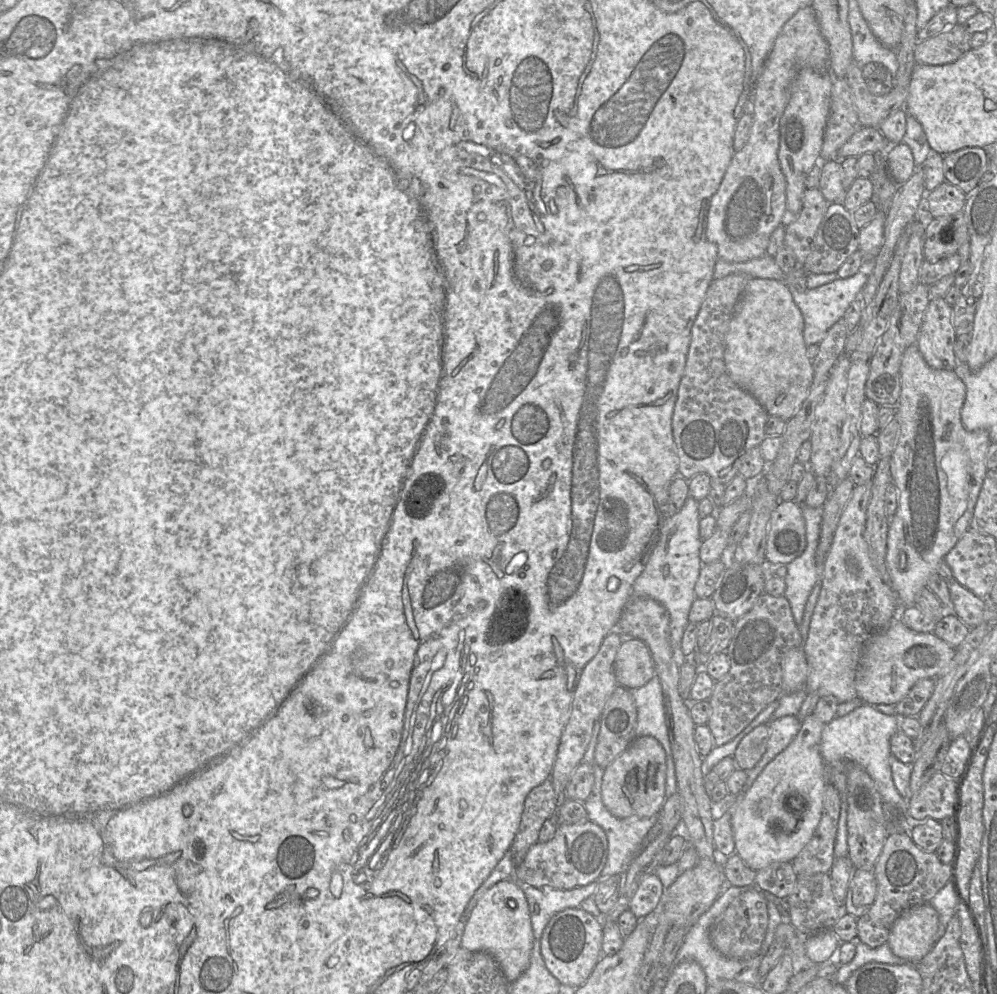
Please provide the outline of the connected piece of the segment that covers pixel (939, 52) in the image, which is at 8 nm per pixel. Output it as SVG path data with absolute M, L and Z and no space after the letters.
M956 24L926 40L918 41L914 60L920 65L944 65L955 62L970 49L971 35L963 24Z

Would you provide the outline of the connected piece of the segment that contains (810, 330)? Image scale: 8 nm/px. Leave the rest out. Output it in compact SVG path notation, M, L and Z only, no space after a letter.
M865 258L857 273L851 277L837 278L817 288L808 289L804 293L797 292L794 287L788 287L804 319L803 338L806 346L818 345L826 337L828 330L844 317L850 304L859 298L874 267L875 258Z

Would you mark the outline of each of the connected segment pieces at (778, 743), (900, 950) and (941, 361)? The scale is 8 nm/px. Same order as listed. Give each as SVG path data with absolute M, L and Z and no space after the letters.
M794 715L771 719L768 722L769 739L766 751L752 769L744 770L749 775L749 785L752 785L764 767L791 743L800 730L801 722Z
M930 903L912 906L895 920L886 943L896 956L917 964L939 940L938 927L939 916Z
M944 298L929 300L917 346L926 363L933 369L953 371L958 364L954 353L956 333L952 316L953 308Z

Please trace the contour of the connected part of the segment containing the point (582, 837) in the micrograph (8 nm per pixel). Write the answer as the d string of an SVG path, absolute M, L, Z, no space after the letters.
M590 820L577 824L559 823L551 840L537 842L529 848L523 861L515 867L514 876L536 888L549 886L569 890L598 880L607 855L608 842L600 826Z

